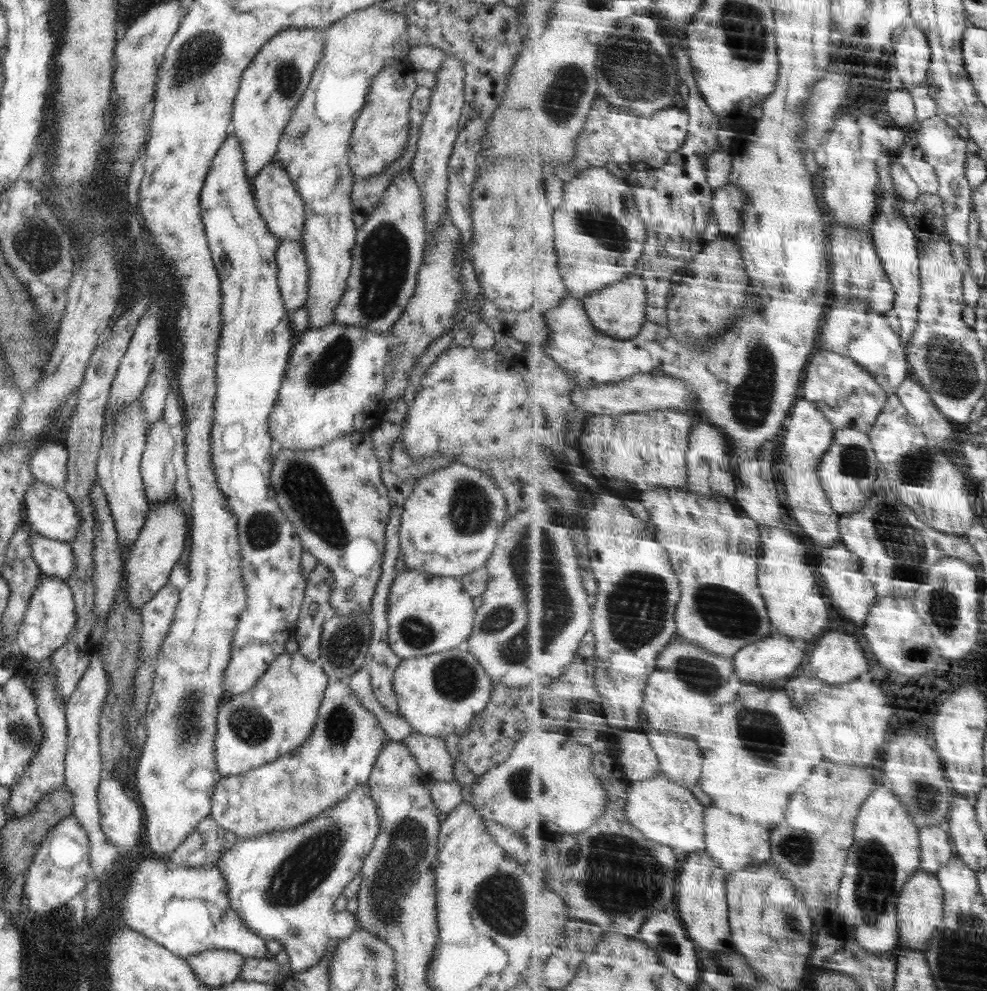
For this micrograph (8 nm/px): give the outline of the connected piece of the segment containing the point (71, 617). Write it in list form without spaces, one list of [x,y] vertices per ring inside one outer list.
[[[42,574],[28,603],[22,629],[15,636],[15,650],[19,657],[28,657],[36,662],[48,660],[59,649],[69,634],[76,628],[75,602],[72,589],[58,577]]]

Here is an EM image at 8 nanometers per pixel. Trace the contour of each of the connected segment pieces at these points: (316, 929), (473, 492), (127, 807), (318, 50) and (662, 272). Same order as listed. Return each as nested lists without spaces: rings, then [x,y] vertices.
[[[367,785],[357,786],[348,796],[332,804],[320,816],[298,825],[295,829],[279,830],[254,838],[238,838],[236,844],[220,856],[217,866],[228,885],[229,905],[249,929],[266,940],[278,940],[289,956],[293,973],[315,966],[324,956],[328,943],[334,938],[345,939],[358,926],[353,913],[334,910],[334,902],[345,886],[361,871],[376,835],[380,818],[376,803]]]
[[[452,462],[419,478],[405,501],[399,530],[399,558],[407,568],[441,577],[459,577],[485,566],[496,549],[500,529],[508,520],[502,488],[474,463]]]
[[[102,777],[97,790],[100,824],[106,838],[122,851],[134,850],[140,842],[143,812],[138,802],[126,794],[116,778]]]
[[[314,29],[281,31],[256,53],[242,74],[234,99],[231,132],[241,145],[245,173],[252,180],[270,161],[287,122],[307,90],[312,72],[323,57],[324,37]]]
[[[682,46],[682,50],[678,52],[680,76],[690,88],[686,110],[691,114],[691,130],[687,145],[680,152],[676,152],[666,166],[645,171],[635,170],[626,179],[635,190],[642,218],[648,227],[647,250],[642,258],[640,271],[649,298],[647,318],[668,327],[668,294],[674,286],[672,278],[678,274],[678,270],[684,273],[684,268],[694,262],[698,254],[706,248],[704,232],[708,228],[710,216],[713,215],[712,200],[715,198],[715,188],[708,180],[708,157],[723,147],[719,138],[723,120],[702,94],[690,56],[690,50]]]

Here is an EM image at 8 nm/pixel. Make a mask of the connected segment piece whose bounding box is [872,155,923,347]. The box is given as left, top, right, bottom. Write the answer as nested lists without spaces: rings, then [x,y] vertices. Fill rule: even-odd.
[[[884,155],[877,160],[880,178],[879,216],[872,226],[873,237],[889,277],[896,288],[896,310],[901,322],[901,337],[904,346],[914,341],[916,329],[919,328],[920,305],[923,302],[923,277],[921,274],[921,248],[916,231],[910,226],[908,219],[902,214],[903,199],[898,198],[899,192],[892,176],[892,159]]]

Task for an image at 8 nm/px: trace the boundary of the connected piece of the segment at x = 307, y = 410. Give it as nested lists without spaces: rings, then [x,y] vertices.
[[[330,323],[320,328],[307,328],[298,343],[291,350],[290,358],[288,359],[287,369],[282,379],[282,384],[276,399],[274,410],[271,412],[269,419],[269,433],[272,438],[281,444],[282,449],[290,450],[312,450],[318,448],[332,439],[337,439],[352,433],[359,433],[361,430],[370,430],[372,426],[376,426],[380,422],[380,416],[384,416],[387,406],[385,396],[383,395],[385,389],[386,367],[389,364],[389,344],[387,340],[378,333],[366,330],[365,328],[358,328],[357,326],[346,326]]]

